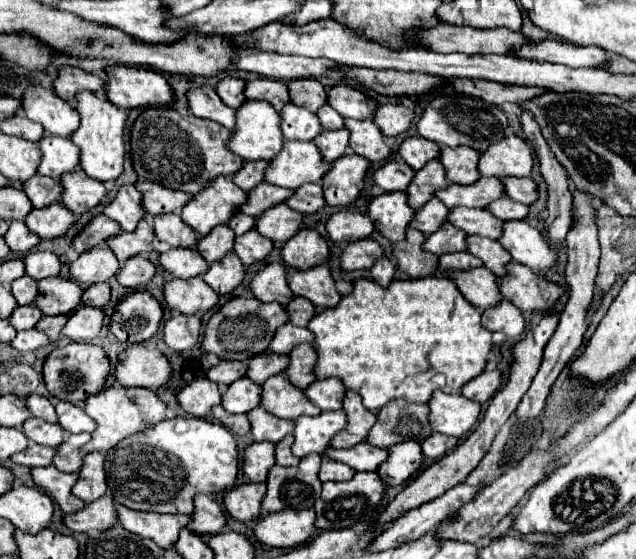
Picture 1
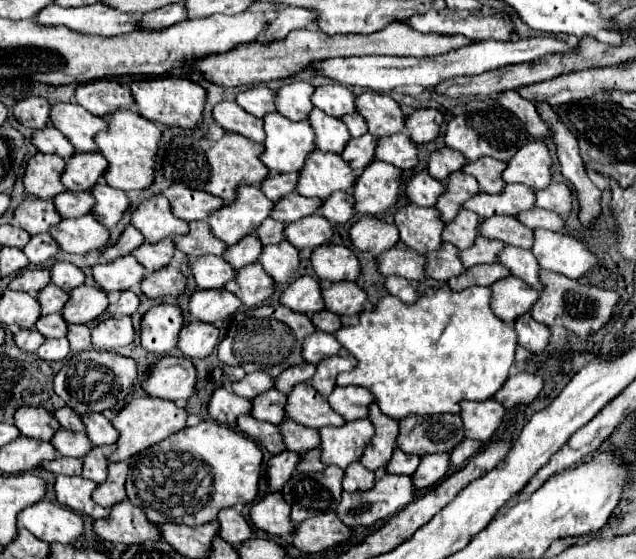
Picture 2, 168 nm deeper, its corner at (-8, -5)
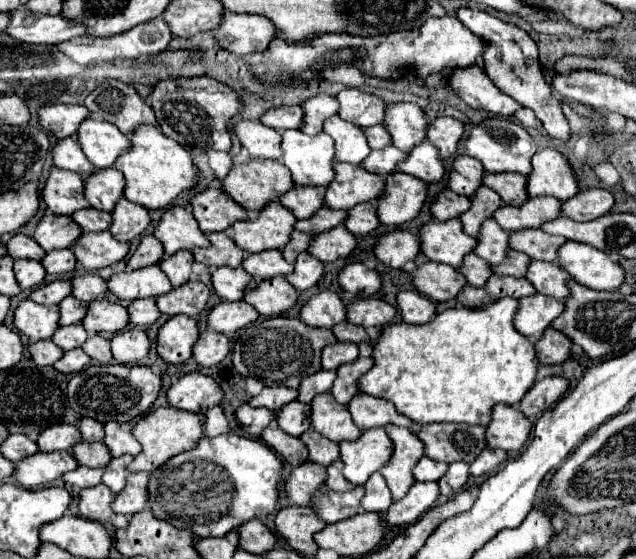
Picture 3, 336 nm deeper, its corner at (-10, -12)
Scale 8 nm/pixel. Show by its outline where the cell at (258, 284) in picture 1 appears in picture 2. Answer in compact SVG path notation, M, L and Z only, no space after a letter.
M298 277L290 283L290 287L282 293L280 303L290 307L292 311L312 315L318 311L324 311L324 299L322 299L322 287L316 277Z

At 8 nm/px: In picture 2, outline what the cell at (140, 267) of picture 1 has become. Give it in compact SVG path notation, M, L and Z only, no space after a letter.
M164 267L156 273L150 273L142 281L142 291L150 299L178 297L186 291L186 277L176 267Z

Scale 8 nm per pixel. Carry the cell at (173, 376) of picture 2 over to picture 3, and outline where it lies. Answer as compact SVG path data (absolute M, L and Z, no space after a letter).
M190 372L180 376L176 384L172 384L166 392L168 404L180 410L190 410L196 414L204 414L208 408L216 406L222 400L220 386L200 372Z

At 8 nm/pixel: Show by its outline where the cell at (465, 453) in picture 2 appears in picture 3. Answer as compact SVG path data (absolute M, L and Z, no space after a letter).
M484 448L482 454L470 464L470 474L472 476L486 476L486 474L494 472L506 458L508 458L508 452Z

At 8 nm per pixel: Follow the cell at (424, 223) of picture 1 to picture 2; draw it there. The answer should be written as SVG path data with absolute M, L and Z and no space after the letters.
M462 209L456 215L456 221L450 221L444 229L444 241L456 245L458 249L468 249L468 245L472 245L472 241L476 241L476 237L480 237L478 233L478 225L480 225L480 217L472 211Z

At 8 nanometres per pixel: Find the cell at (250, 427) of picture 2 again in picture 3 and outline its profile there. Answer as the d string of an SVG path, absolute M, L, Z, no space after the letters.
M274 422L262 430L260 440L266 446L270 446L290 466L298 466L298 464L302 464L302 462L308 460L306 446L298 438L282 432Z

